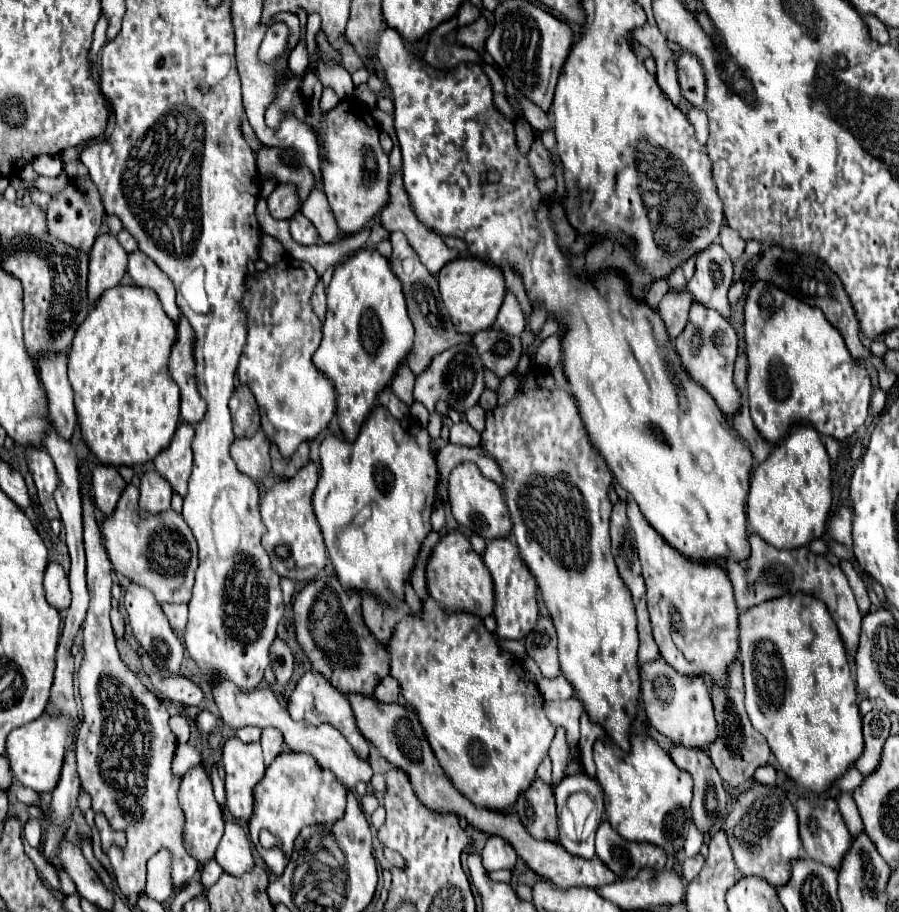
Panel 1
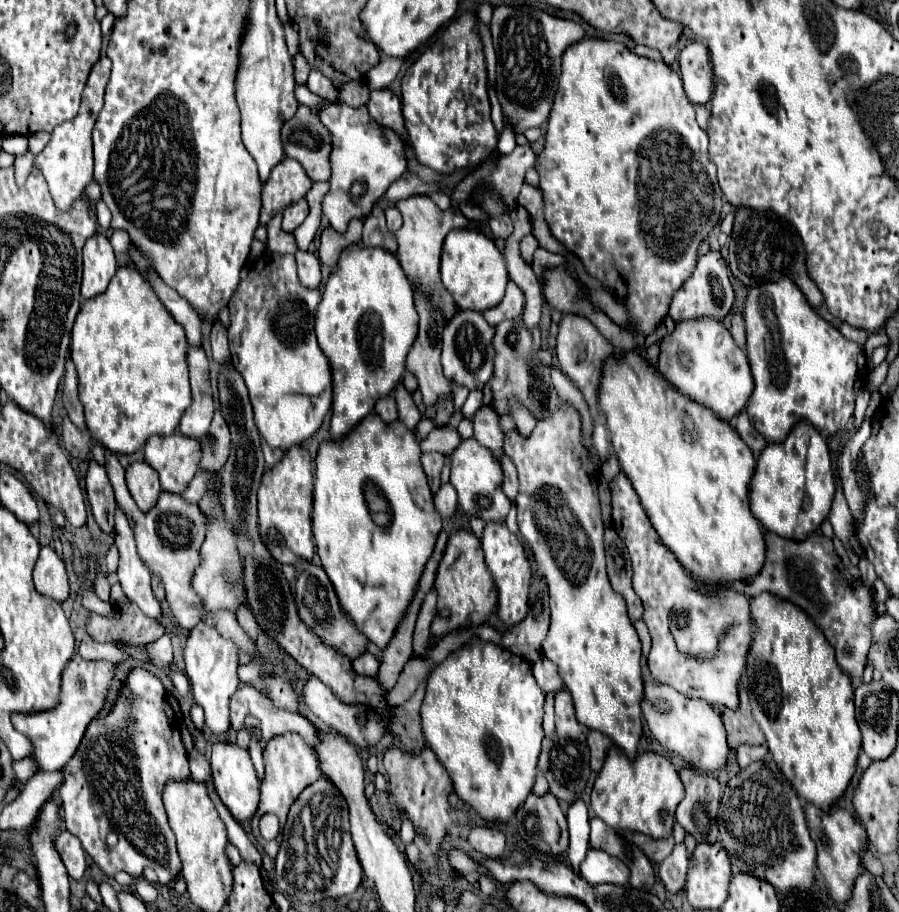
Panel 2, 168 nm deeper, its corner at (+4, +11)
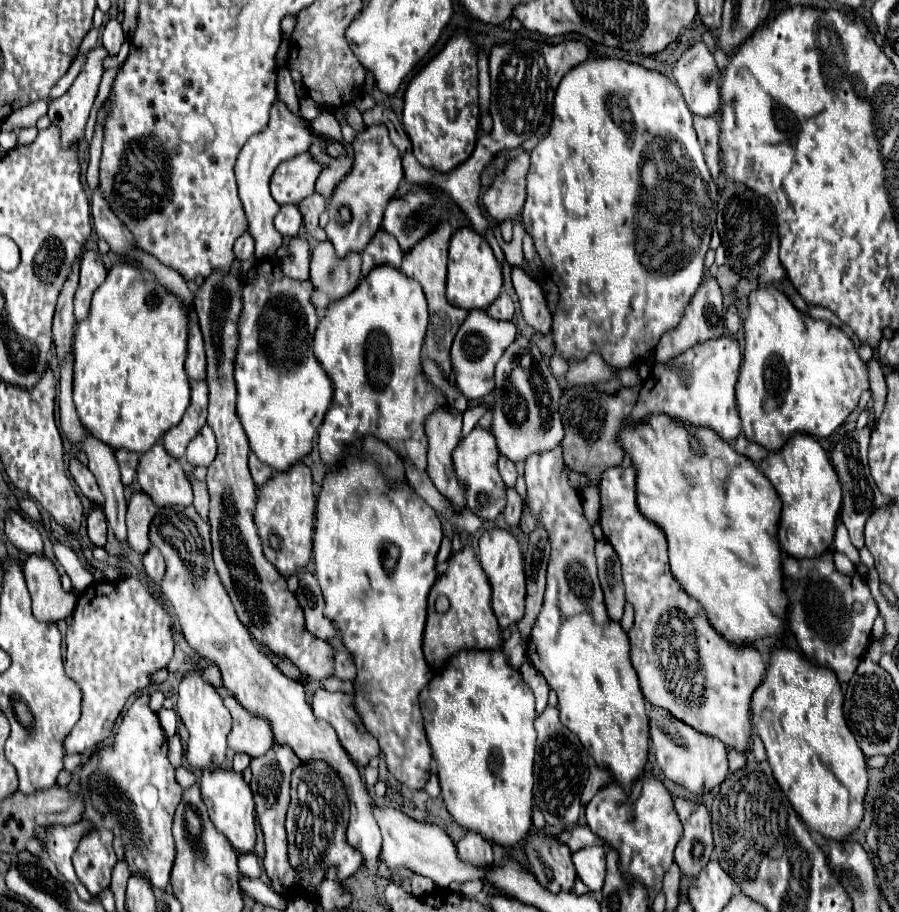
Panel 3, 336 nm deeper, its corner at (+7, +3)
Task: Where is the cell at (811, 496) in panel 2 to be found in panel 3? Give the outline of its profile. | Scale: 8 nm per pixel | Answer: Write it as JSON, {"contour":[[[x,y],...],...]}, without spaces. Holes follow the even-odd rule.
{"contour":[[[809,434],[791,436],[783,448],[767,454],[761,462],[761,472],[779,492],[783,502],[777,524],[781,548],[795,558],[821,556],[833,542],[835,518],[841,506],[841,486],[821,444]]]}

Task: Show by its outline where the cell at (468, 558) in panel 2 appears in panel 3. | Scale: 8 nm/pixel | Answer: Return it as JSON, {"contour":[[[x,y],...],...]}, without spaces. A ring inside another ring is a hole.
{"contour":[[[461,548],[455,552],[449,562],[445,574],[433,584],[429,602],[427,602],[427,626],[423,634],[423,652],[425,660],[431,666],[433,672],[439,672],[443,664],[457,654],[459,650],[495,650],[501,646],[501,634],[497,618],[491,610],[491,584],[473,552],[473,548]],[[437,596],[447,596],[451,602],[451,608],[445,614],[435,612],[435,600]]]}

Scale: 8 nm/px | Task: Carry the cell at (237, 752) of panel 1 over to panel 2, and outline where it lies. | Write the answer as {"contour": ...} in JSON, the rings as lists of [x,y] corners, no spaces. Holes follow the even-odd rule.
{"contour":[[[216,742],[210,754],[210,764],[212,764],[212,782],[214,782],[214,790],[218,798],[230,810],[236,822],[240,824],[248,822],[254,816],[258,808],[258,798],[260,798],[260,782],[256,778],[256,770],[254,770],[248,750],[242,750],[236,744]]]}

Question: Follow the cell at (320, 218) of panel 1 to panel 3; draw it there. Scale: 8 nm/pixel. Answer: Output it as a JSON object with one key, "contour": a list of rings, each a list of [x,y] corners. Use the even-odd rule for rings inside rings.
{"contour":[[[329,240],[319,242],[311,254],[311,282],[315,286],[313,304],[323,316],[329,302],[349,294],[361,278],[361,254],[353,252],[337,258]]]}

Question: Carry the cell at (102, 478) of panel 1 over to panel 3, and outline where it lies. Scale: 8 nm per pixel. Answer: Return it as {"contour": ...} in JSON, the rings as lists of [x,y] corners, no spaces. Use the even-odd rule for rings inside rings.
{"contour":[[[97,504],[91,508],[89,516],[87,516],[87,532],[89,532],[89,540],[95,546],[105,546],[107,542],[107,520],[101,508],[97,508]]]}

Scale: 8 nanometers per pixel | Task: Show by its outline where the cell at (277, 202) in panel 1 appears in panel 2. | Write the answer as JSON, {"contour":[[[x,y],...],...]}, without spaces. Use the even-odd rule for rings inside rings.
{"contour":[[[284,158],[280,164],[276,164],[268,182],[262,184],[260,226],[264,226],[278,210],[284,210],[288,204],[304,198],[310,186],[312,180],[298,160]]]}

